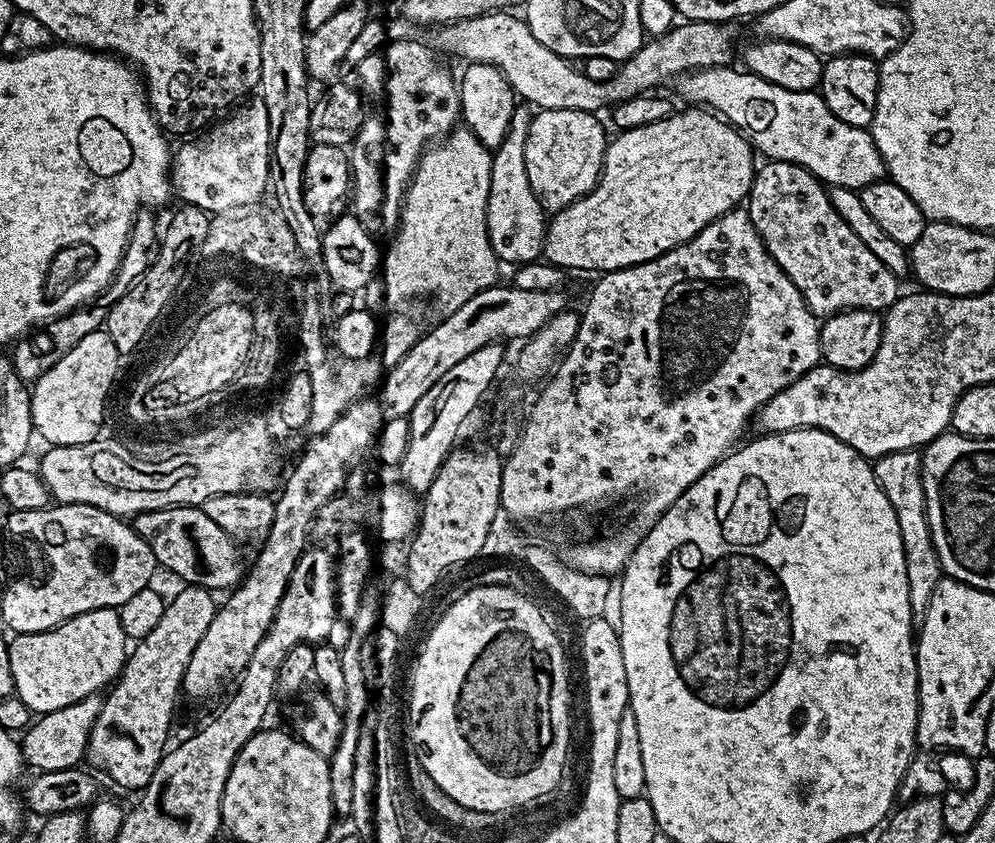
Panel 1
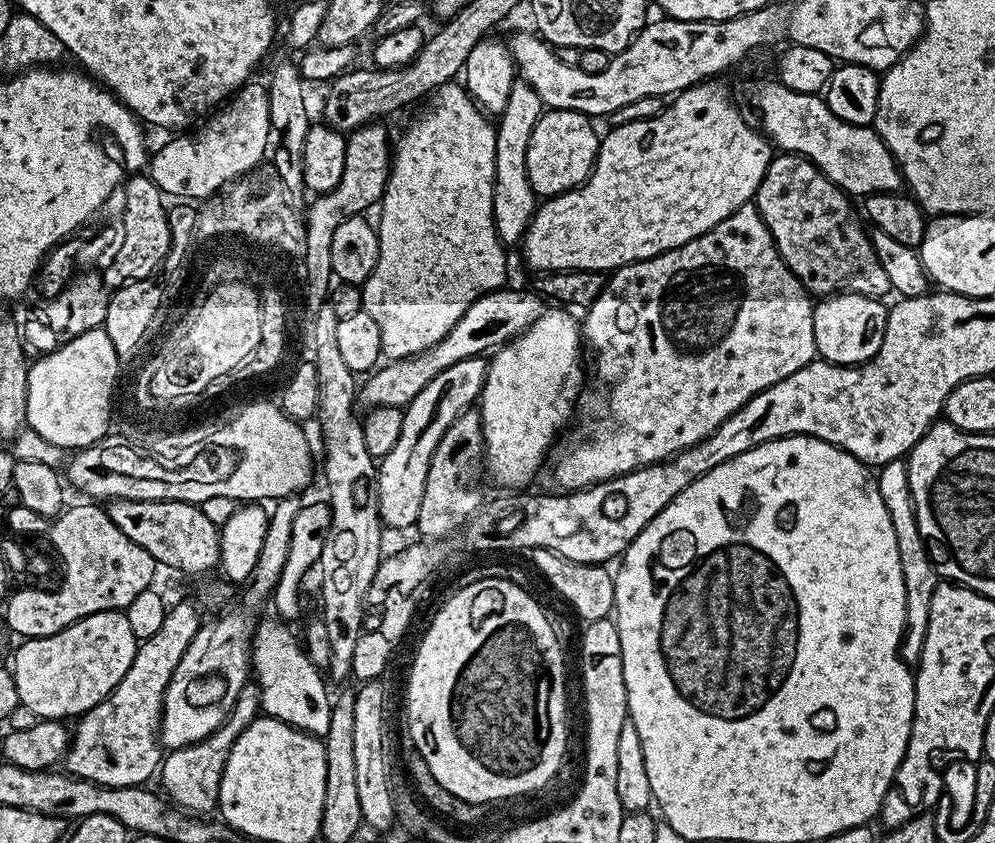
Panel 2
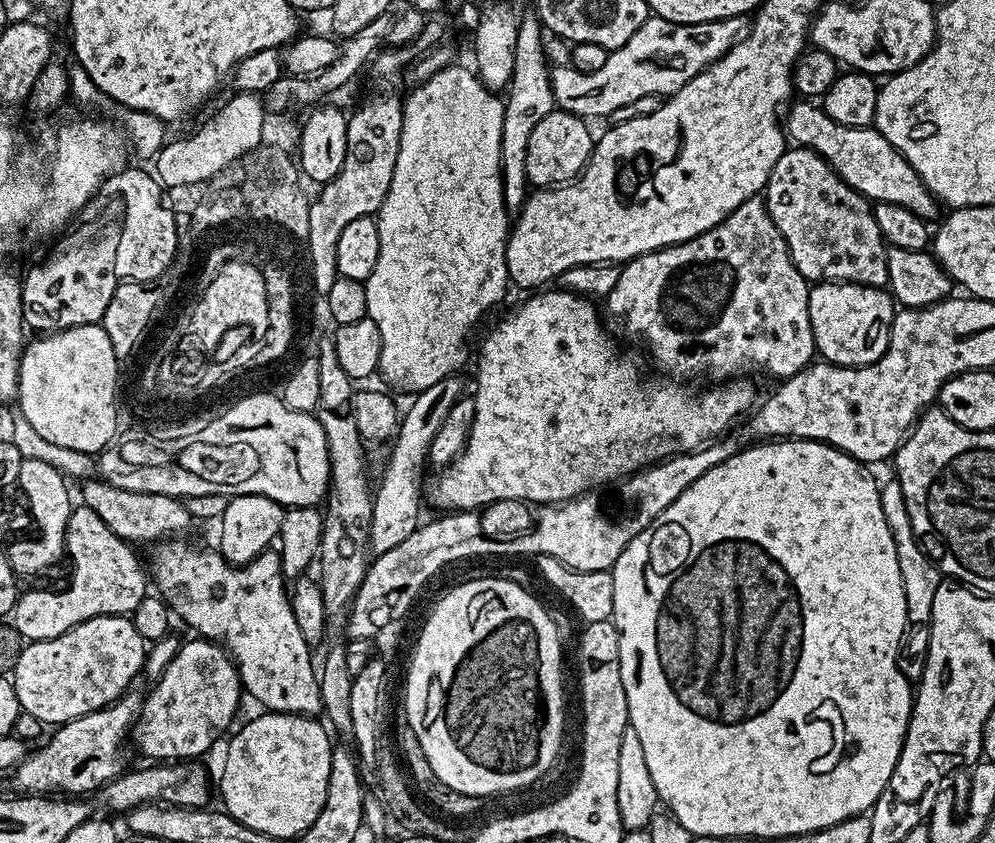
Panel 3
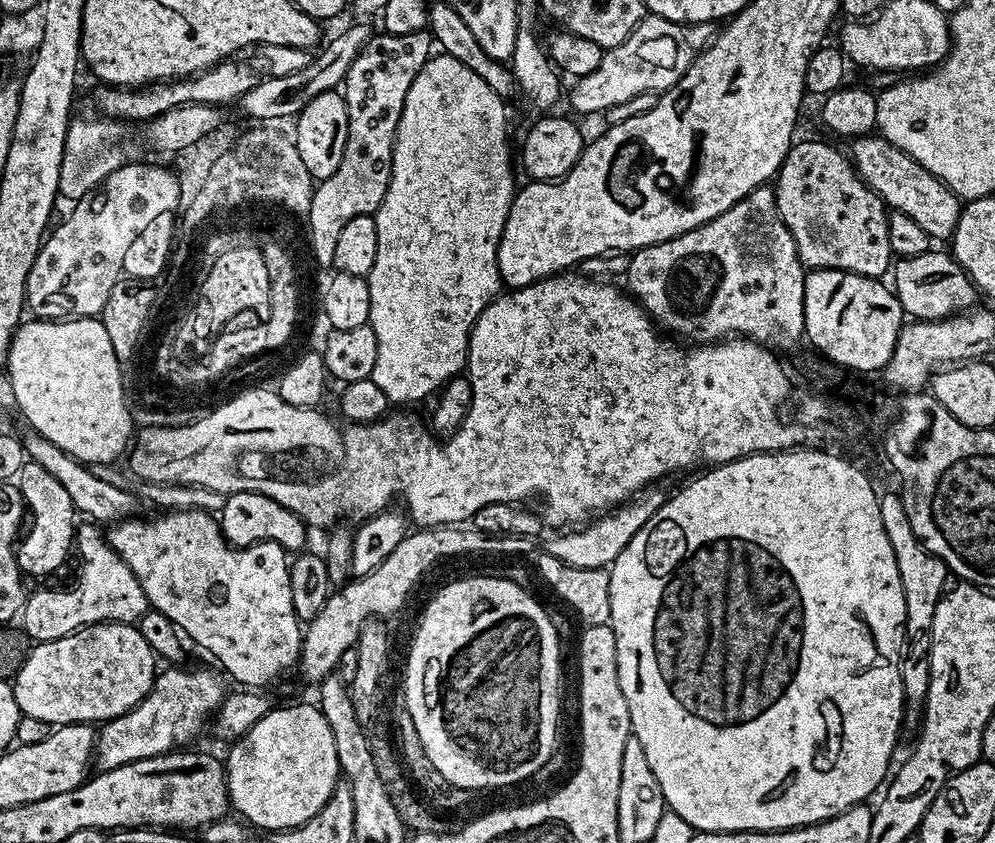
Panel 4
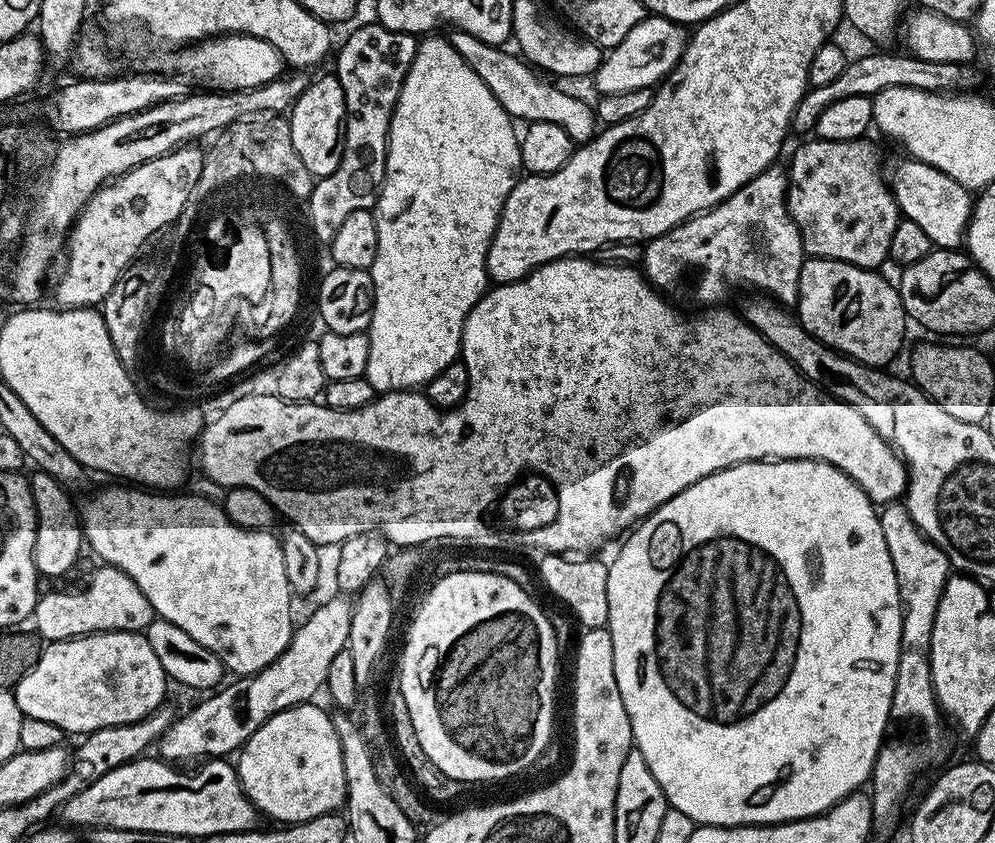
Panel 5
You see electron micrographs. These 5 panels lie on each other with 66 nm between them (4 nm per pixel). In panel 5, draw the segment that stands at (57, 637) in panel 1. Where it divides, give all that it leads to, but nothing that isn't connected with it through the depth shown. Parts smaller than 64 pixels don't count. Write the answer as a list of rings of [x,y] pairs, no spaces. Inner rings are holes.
[[[91,632],[89,636],[76,636],[73,640],[53,640],[45,643],[40,649],[38,662],[14,685],[14,691],[18,706],[25,716],[42,718],[42,722],[54,722],[54,726],[58,726],[65,734],[72,734],[72,732],[87,734],[94,730],[102,730],[106,726],[133,724],[146,718],[151,712],[157,712],[165,703],[164,695],[167,694],[168,687],[170,687],[168,675],[162,670],[162,662],[158,662],[158,657],[150,647],[144,632]]]

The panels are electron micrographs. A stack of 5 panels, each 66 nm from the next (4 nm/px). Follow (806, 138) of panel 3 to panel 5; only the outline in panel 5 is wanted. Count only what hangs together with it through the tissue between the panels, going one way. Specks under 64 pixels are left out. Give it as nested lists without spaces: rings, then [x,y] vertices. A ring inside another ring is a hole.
[[[915,158],[904,161],[890,172],[890,187],[900,207],[901,217],[915,222],[930,238],[936,248],[959,249],[965,243],[968,223],[972,217],[974,196],[969,189],[962,187],[950,174],[942,174],[934,166],[924,164]]]

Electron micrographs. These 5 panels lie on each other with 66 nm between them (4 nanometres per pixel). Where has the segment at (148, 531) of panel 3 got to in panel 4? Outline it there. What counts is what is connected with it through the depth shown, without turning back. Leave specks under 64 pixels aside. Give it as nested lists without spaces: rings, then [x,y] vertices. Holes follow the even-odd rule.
[[[29,431],[27,435],[28,437],[24,436],[22,440],[27,459],[33,464],[44,467],[70,493],[70,502],[74,502],[77,513],[81,517],[92,522],[101,522],[100,520],[119,522],[135,513],[132,512],[138,505],[135,496],[127,493],[126,490],[118,490],[117,487],[110,486],[99,478],[94,478],[86,464],[77,460],[69,452],[54,446],[54,442],[50,442],[46,437],[33,431]]]

